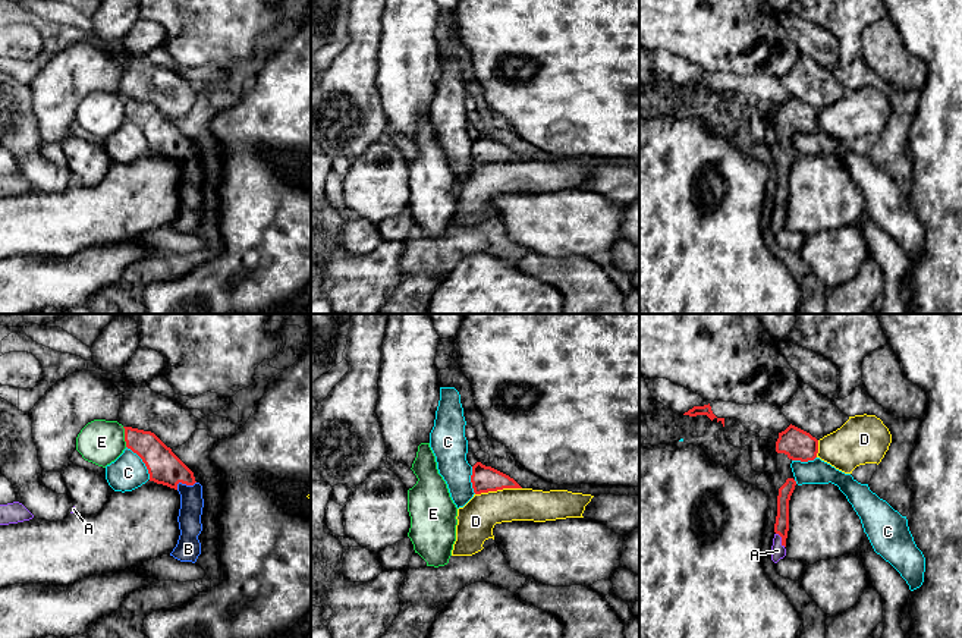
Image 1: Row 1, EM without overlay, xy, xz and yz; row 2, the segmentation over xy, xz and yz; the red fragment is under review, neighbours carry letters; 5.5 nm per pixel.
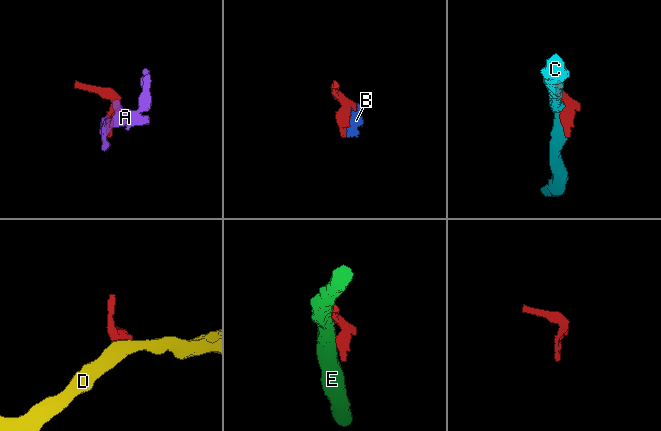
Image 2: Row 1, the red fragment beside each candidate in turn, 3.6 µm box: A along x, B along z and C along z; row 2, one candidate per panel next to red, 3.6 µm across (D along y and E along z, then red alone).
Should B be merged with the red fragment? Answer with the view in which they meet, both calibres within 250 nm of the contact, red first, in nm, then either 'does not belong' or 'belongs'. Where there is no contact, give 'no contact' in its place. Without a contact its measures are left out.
meets red in xy; 180 nm thick on the red side, 130 nm on the other; belongs

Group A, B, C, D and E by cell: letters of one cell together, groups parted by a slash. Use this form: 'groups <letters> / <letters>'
groups A B / C / D / E

